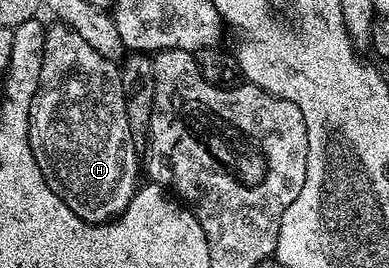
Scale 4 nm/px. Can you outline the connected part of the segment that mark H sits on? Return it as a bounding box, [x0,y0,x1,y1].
[29,23,139,225]

